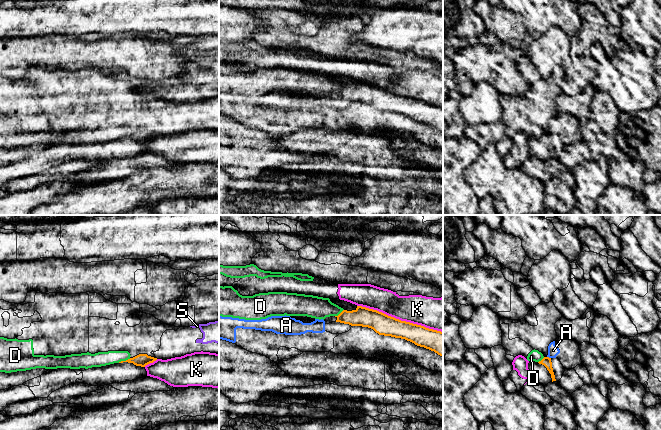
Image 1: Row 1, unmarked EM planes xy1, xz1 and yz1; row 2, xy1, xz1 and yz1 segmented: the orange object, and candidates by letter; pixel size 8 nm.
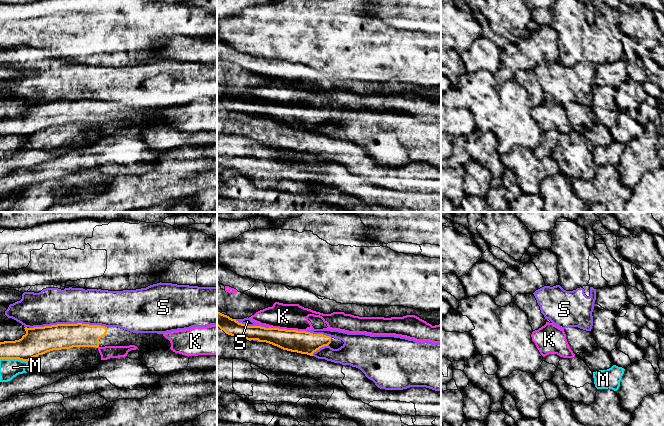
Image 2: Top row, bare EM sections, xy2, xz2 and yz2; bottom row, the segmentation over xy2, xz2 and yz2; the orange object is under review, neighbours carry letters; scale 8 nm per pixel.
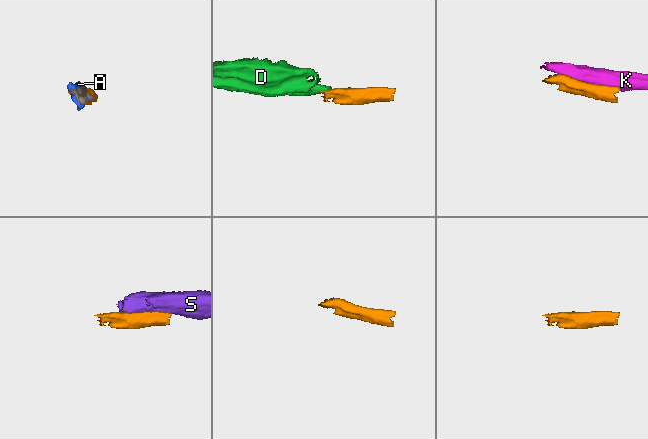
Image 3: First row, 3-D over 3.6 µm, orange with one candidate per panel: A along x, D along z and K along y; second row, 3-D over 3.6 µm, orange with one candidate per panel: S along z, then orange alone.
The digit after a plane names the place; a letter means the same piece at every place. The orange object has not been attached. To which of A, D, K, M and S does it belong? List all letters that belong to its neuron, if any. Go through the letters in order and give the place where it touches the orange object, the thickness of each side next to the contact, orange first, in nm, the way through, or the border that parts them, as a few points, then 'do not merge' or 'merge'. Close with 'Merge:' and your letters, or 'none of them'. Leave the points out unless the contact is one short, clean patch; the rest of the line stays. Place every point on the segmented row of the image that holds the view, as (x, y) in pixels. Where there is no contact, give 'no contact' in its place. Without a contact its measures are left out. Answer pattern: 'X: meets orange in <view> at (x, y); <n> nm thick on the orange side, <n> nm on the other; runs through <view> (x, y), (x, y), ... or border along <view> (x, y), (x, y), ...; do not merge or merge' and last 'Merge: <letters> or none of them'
A: meets orange in yz1 at (548, 357); 80 nm thick on the orange side, 90 nm on the other; border along yz1 (547, 356), (550, 358); do not merge
D: meets orange in xy1 at (124, 361); 100 nm thick on the orange side, 120 nm on the other; border along xy1 (130, 358), (118, 362); do not merge
K: meets orange in xz1 at (400, 320); 160 nm thick on the orange side, 240 nm on the other; do not merge
M: meets orange in xy2 at (14, 358); 220 nm thick on the orange side, 160 nm on the other; border along xy2 (0, 358), (18, 358), (27, 361); do not merge
S: meets orange in xy2 at (67, 324); 220 nm thick on the orange side, 300 nm on the other; do not merge
Merge: none of them

